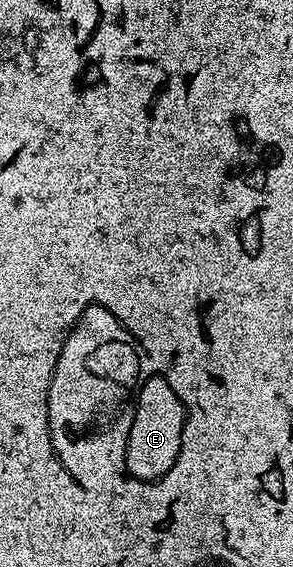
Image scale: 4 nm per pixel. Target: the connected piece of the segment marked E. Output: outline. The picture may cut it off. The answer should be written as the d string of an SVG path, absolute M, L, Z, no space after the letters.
M161 374L153 375L149 379L147 377L137 391L135 416L132 417L126 448L127 470L132 478L144 482L159 481L173 466L181 448L187 418L187 411L169 382Z

